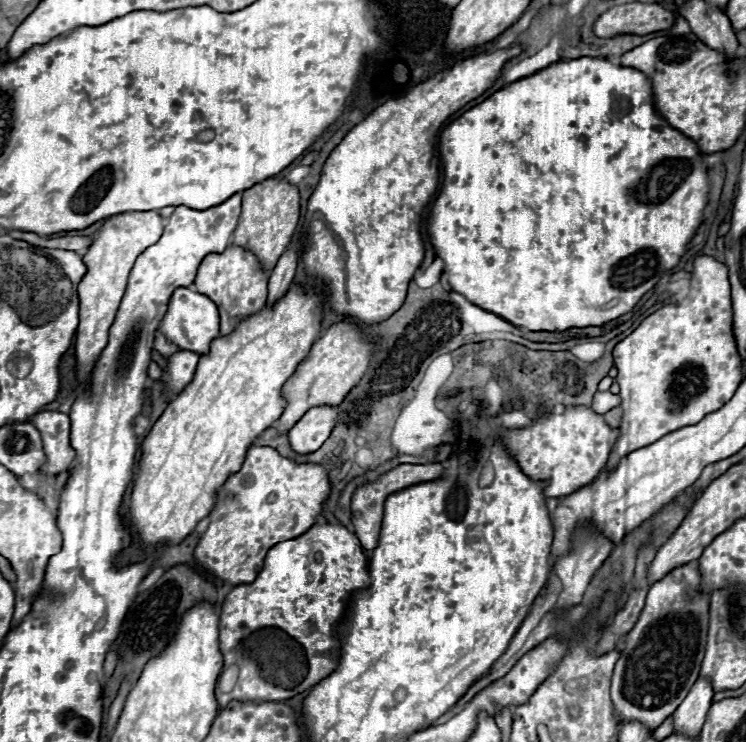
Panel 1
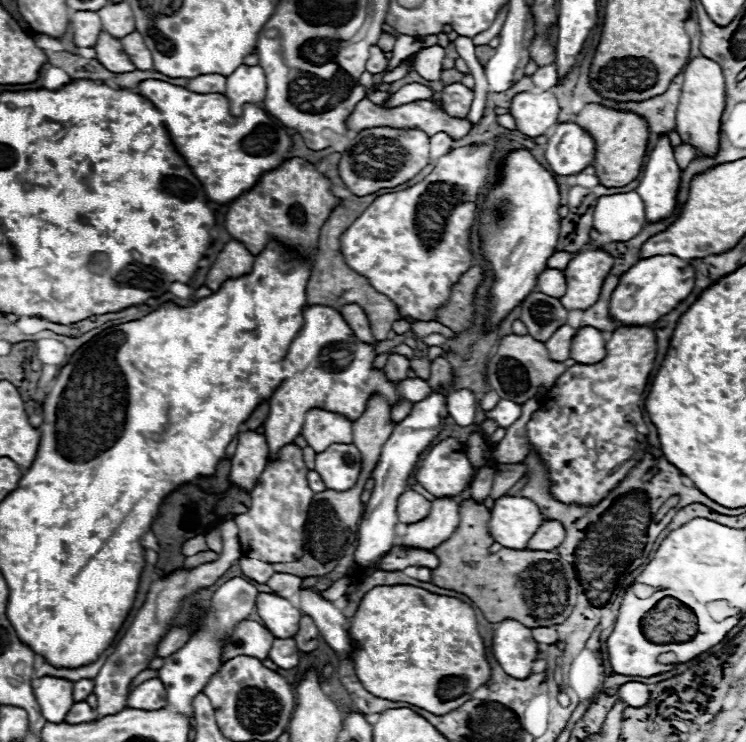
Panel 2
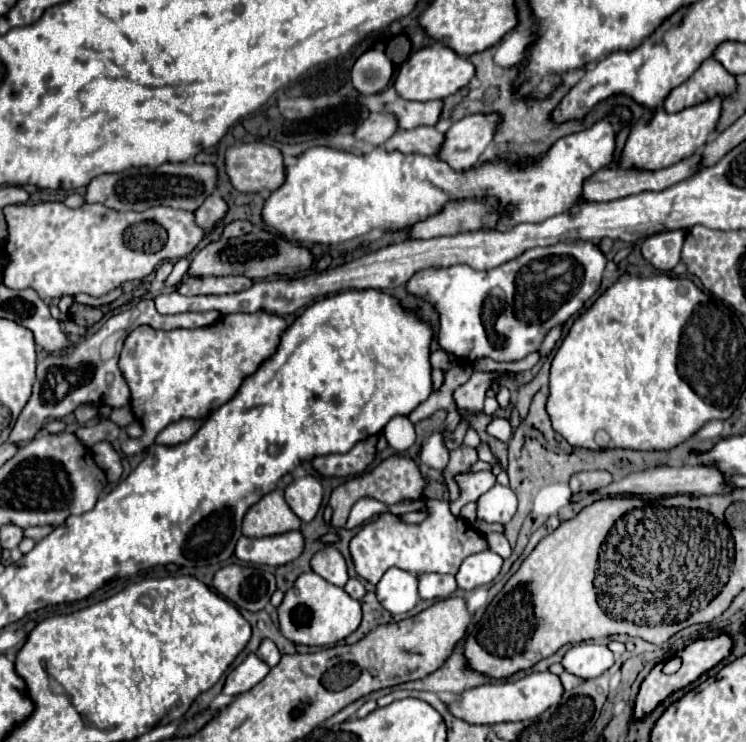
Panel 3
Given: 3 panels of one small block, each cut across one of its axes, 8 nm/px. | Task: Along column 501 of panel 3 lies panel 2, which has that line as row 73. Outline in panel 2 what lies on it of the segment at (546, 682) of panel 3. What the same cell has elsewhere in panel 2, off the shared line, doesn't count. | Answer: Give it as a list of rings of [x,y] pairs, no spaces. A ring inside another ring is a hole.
[[[698,56],[684,66],[682,74],[684,84],[676,112],[676,132],[682,142],[694,146],[700,156],[716,156],[720,150],[720,120],[726,108],[726,82],[722,68],[714,60]]]

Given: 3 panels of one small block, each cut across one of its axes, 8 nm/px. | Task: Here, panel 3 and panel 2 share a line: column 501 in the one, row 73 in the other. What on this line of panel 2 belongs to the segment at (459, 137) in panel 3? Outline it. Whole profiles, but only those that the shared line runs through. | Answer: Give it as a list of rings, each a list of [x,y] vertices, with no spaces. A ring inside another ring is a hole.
[[[104,30],[100,32],[100,38],[98,38],[98,44],[96,44],[96,56],[98,56],[98,62],[108,68],[110,72],[116,72],[116,74],[122,74],[122,72],[134,72],[136,68],[132,68],[132,62],[128,60],[128,56],[124,54],[122,46],[120,46],[120,40],[112,38],[110,34],[106,34]]]

